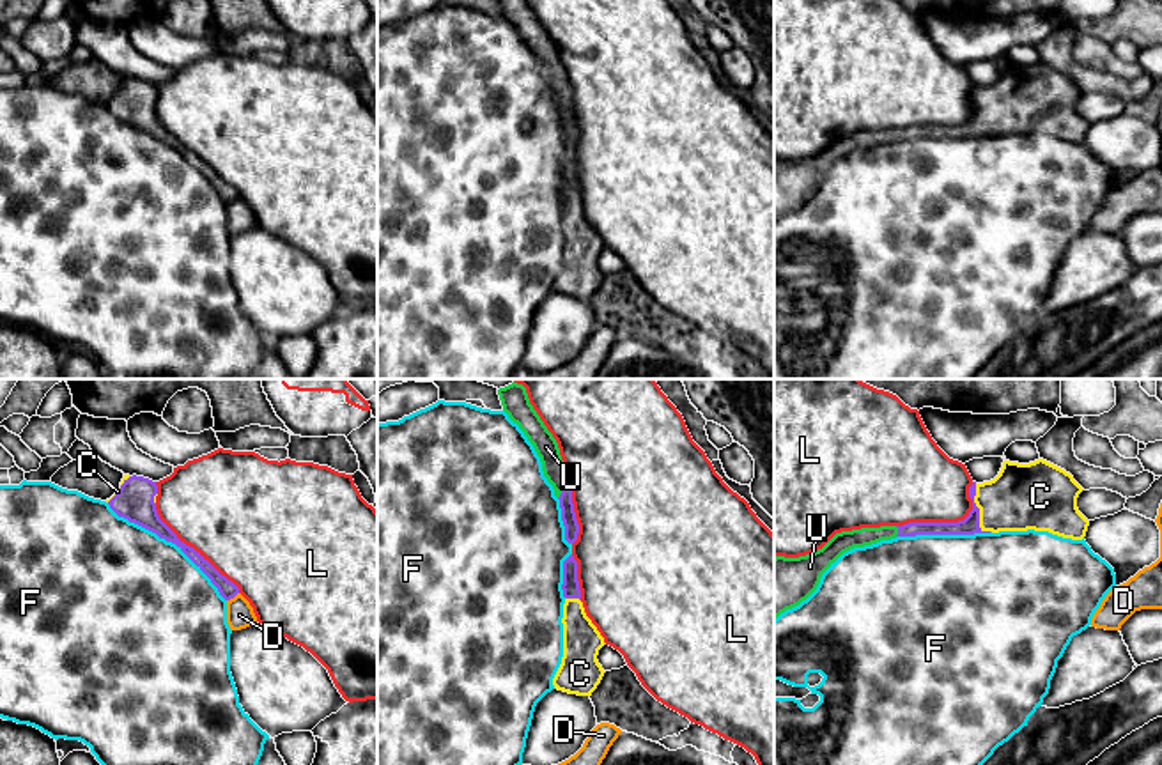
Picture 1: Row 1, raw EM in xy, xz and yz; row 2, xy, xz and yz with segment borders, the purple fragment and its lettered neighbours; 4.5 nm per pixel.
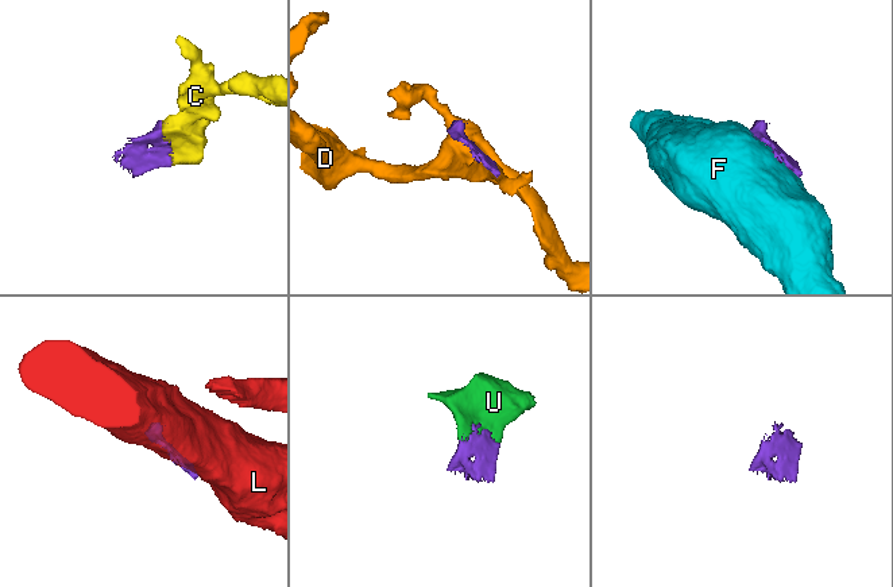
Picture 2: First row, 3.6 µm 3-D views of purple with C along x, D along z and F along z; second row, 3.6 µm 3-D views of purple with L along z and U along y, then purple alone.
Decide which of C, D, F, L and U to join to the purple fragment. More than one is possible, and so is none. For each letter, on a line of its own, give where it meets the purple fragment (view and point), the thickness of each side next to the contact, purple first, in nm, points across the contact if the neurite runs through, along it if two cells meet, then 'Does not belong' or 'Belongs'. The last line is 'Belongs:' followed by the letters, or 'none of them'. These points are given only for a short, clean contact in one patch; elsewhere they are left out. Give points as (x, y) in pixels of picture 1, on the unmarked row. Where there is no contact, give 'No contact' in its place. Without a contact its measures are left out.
C: Touches purple at yz (978, 114). Thickness 80 nm (purple) against 300 nm. Belongs
D: Touches purple at xy (232, 200). Thickness 80 nm (purple) against 130 nm. Boundary: xy (238, 195), (227, 204). Does not belong
F: Touches purple at xy (169, 144). Thickness 180 nm (purple) against 480 nm. Does not belong
L: Touches purple at yz (948, 126). Thickness 80 nm (purple) against 380 nm. Does not belong
U: Touches purple at xz (562, 94). Thickness 70 nm (purple) against 110 nm. Belongs
Belongs: C, U

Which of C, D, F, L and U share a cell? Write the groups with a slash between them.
C U / D / F / L

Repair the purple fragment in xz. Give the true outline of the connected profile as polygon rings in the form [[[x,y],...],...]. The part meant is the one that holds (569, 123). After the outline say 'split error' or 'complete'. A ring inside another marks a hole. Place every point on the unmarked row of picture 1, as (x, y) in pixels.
[[[500,0],[503,14],[519,28],[528,44],[533,48],[542,66],[542,74],[560,103],[565,143],[577,143],[579,128],[572,106],[572,89],[553,37],[547,34],[528,0]]]; split error

